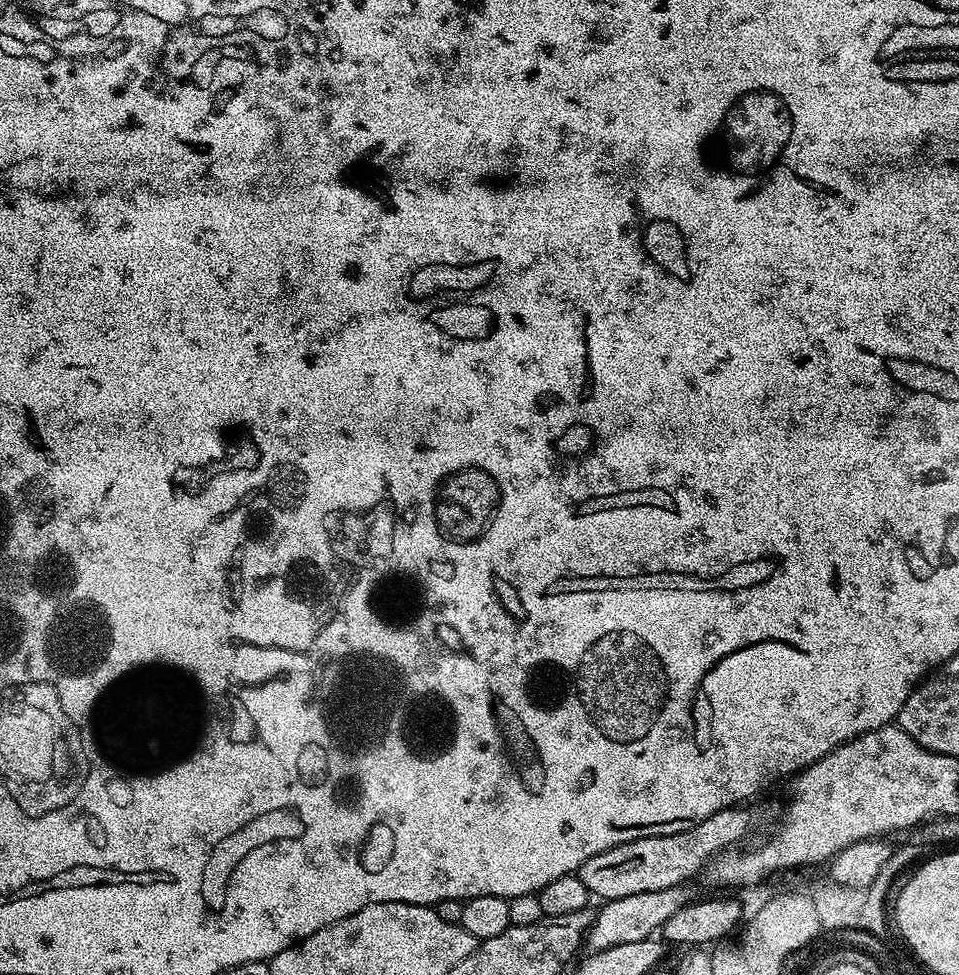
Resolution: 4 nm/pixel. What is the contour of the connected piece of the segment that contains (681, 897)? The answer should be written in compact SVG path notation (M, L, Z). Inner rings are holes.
M689 885L670 887L666 890L632 894L629 897L607 900L597 909L585 943L588 952L610 950L610 946L623 946L626 942L644 941L653 937L675 911L691 904L696 893Z

